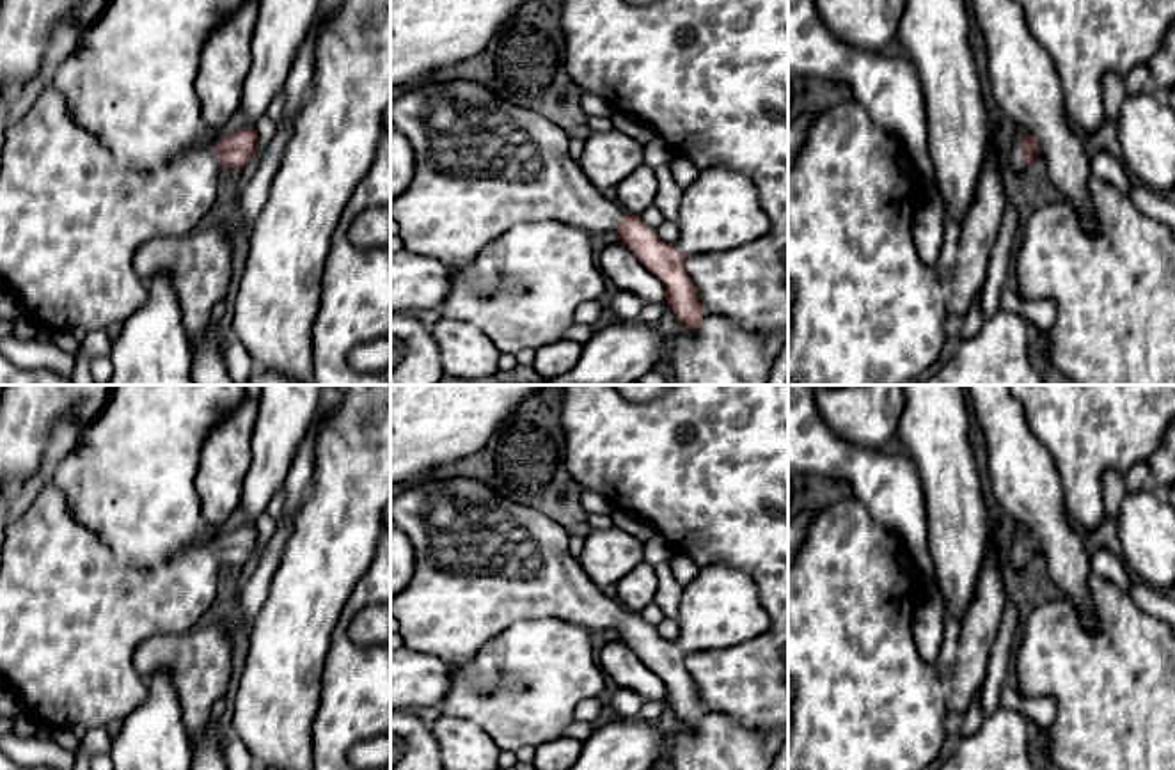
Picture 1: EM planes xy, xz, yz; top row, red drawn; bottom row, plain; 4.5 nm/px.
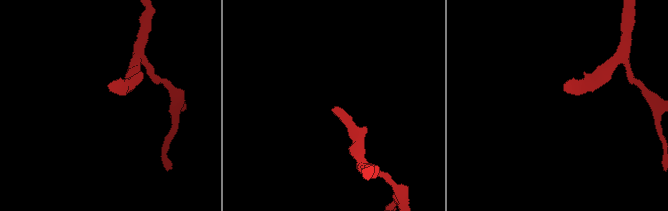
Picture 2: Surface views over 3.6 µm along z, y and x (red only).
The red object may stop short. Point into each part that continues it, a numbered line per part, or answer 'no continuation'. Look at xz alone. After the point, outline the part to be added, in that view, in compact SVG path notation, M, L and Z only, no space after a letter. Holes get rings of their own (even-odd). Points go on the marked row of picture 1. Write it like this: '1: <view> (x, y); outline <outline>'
1: xz (483, 165); outline M453 80L453 82L430 82L417 90L405 92L401 96L390 92L390 124L410 142L415 154L415 172L410 186L390 202L390 218L399 225L399 238L405 250L412 250L421 255L430 255L442 261L451 271L467 266L479 250L504 234L508 229L524 222L561 222L573 225L588 236L598 236L609 231L616 231L623 218L623 209L618 202L607 199L603 192L593 185L593 181L582 172L579 161L570 154L570 138L552 121L536 114L534 110L517 106L499 98L493 90L472 80Z

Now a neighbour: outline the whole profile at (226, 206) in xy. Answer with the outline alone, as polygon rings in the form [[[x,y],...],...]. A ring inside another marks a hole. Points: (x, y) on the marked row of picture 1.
[[[220,167],[218,170],[218,188],[213,200],[213,206],[195,227],[202,231],[220,222],[229,222],[234,227],[240,227],[243,222],[240,193],[238,193],[240,172],[234,169]]]

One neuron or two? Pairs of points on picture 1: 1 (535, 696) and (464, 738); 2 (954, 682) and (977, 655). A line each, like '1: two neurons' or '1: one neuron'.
1: two neurons
2: one neuron

